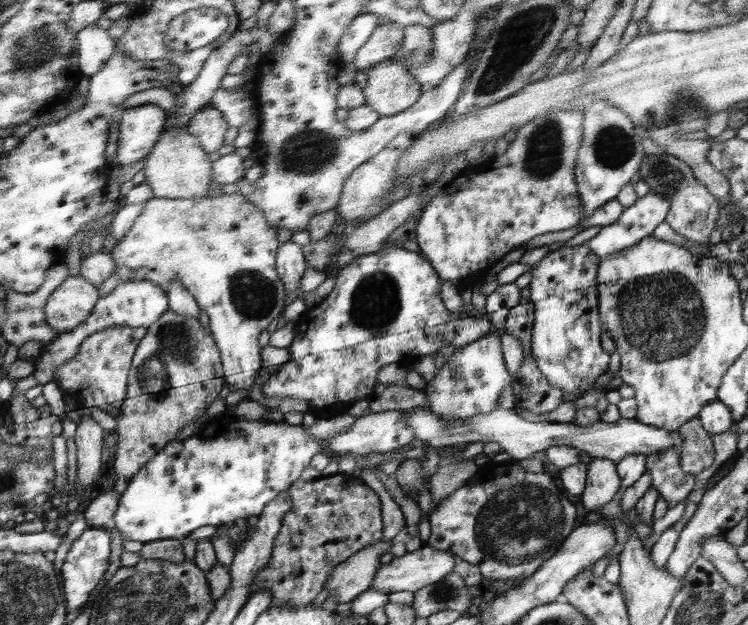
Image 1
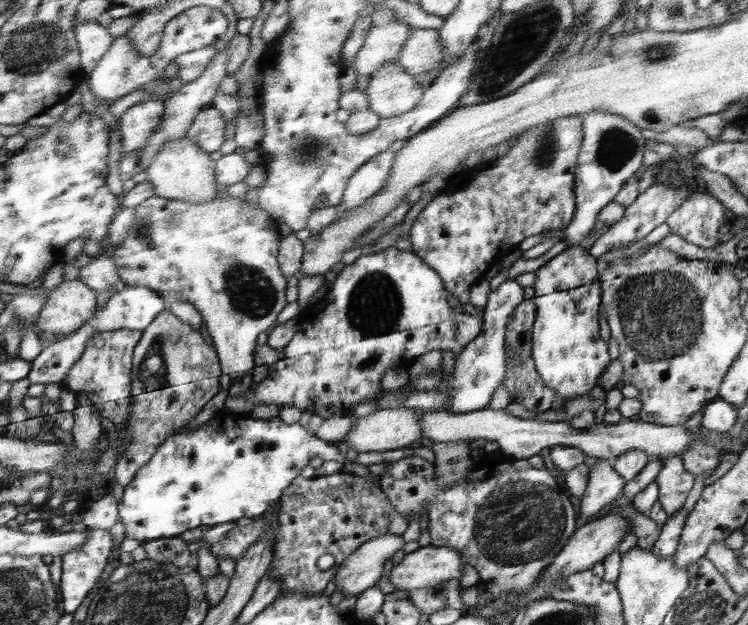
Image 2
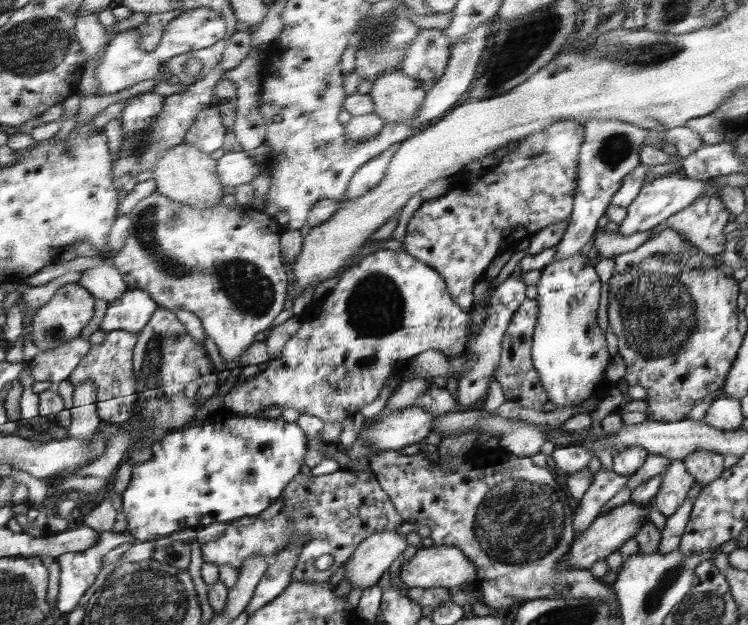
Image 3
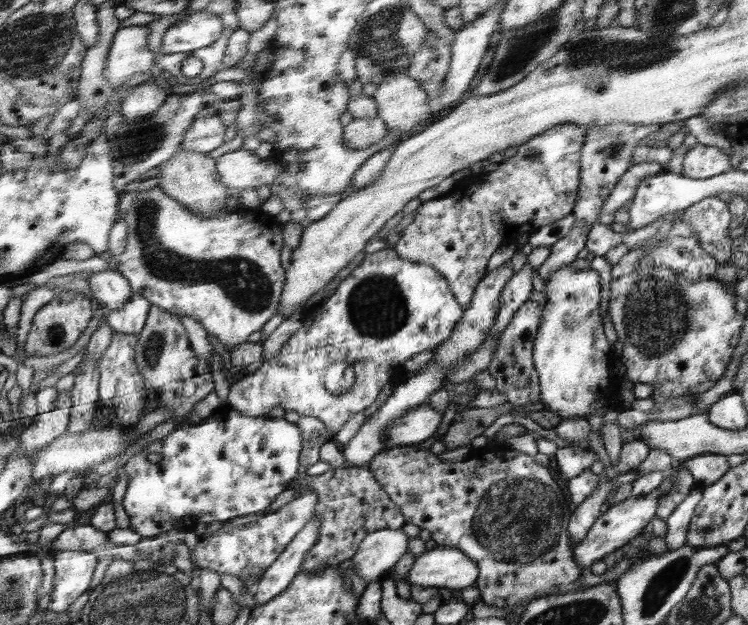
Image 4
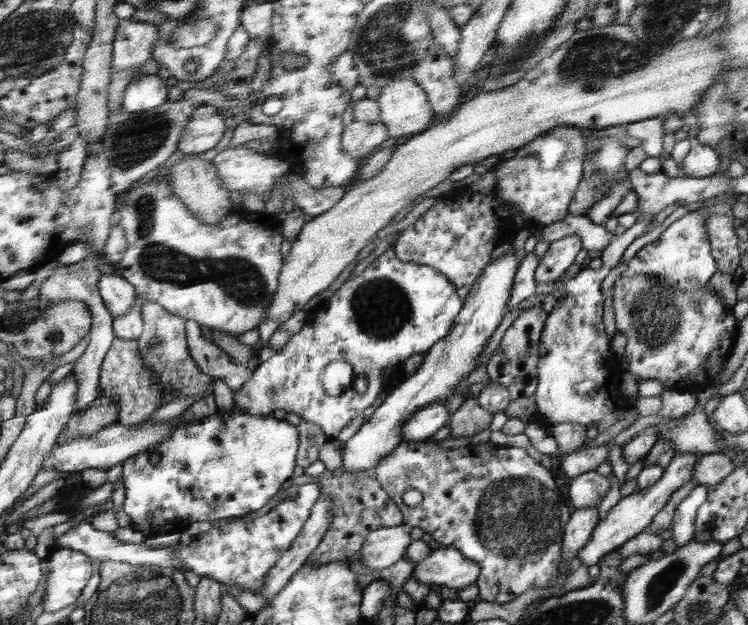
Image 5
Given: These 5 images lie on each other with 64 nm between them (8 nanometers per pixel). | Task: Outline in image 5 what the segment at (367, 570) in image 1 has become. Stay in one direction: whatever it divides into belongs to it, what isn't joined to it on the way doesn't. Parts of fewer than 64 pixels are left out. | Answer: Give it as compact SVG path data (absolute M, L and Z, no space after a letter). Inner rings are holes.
M406 523L396 528L380 528L367 536L363 543L362 561L367 567L383 569L403 559L406 548L412 542L411 527Z

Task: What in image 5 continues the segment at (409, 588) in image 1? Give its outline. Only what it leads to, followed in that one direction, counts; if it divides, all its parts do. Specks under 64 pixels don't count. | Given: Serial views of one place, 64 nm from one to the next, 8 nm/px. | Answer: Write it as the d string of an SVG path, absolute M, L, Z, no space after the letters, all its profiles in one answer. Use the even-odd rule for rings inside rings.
M440 546L417 563L413 574L421 583L440 585L448 593L454 593L477 581L480 565L463 556L455 548Z

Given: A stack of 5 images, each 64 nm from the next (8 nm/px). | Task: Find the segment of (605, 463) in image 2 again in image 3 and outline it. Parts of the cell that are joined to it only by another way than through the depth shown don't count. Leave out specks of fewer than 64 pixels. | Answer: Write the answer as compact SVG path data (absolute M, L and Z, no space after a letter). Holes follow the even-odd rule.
M604 468L594 474L591 485L576 508L575 529L584 533L603 512L602 506L627 486L628 479L629 476L616 474Z

